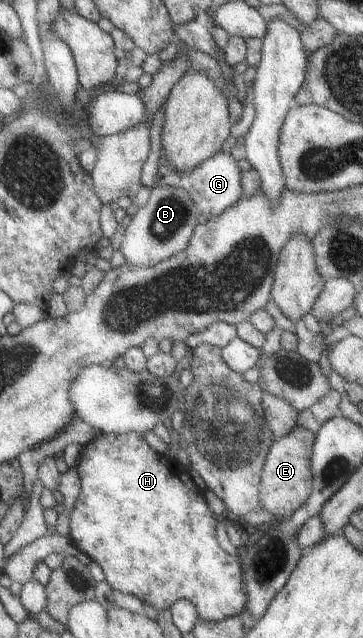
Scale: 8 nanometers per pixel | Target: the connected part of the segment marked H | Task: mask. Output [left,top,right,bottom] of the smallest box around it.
[68,431,246,622]

